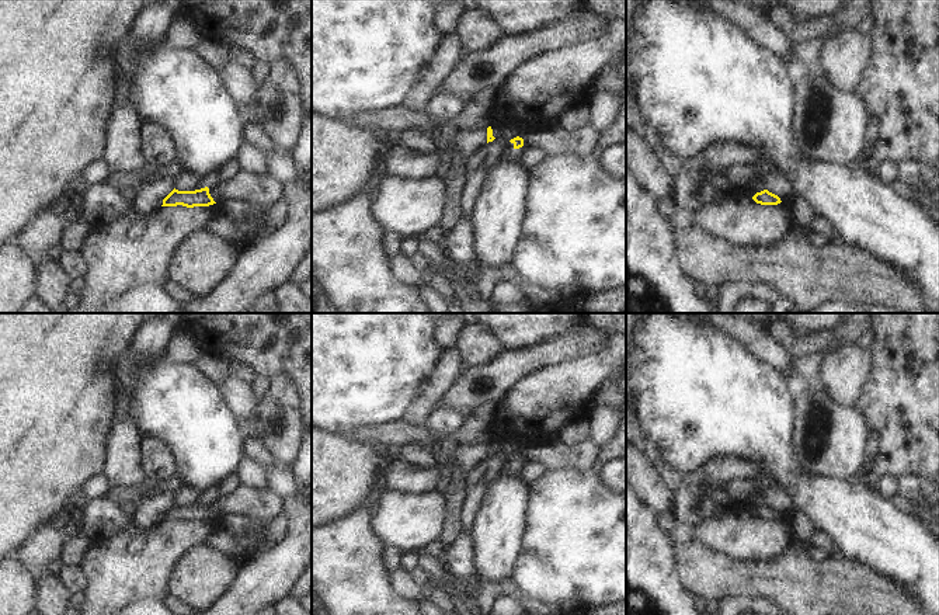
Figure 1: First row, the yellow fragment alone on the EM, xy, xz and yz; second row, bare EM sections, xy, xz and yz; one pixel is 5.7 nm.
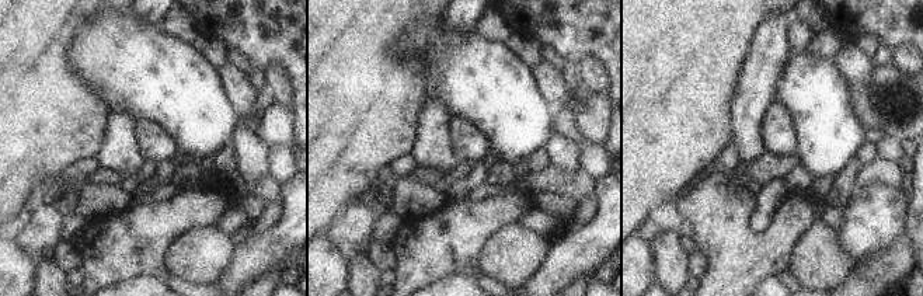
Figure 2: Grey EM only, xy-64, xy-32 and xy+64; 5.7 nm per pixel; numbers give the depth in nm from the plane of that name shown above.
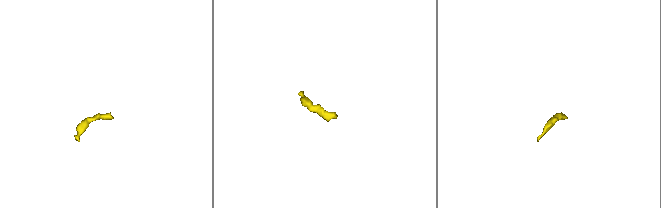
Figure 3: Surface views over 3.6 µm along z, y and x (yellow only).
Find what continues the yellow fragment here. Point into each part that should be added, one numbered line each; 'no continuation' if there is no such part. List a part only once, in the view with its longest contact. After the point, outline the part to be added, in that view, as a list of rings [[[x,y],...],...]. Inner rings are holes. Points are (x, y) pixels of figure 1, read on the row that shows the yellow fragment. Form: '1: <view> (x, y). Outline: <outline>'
1: xy (261, 190). Outline: [[[239,171],[232,181],[209,185],[209,194],[219,205],[239,199],[264,209],[271,208],[285,192],[286,185],[268,173]]]

